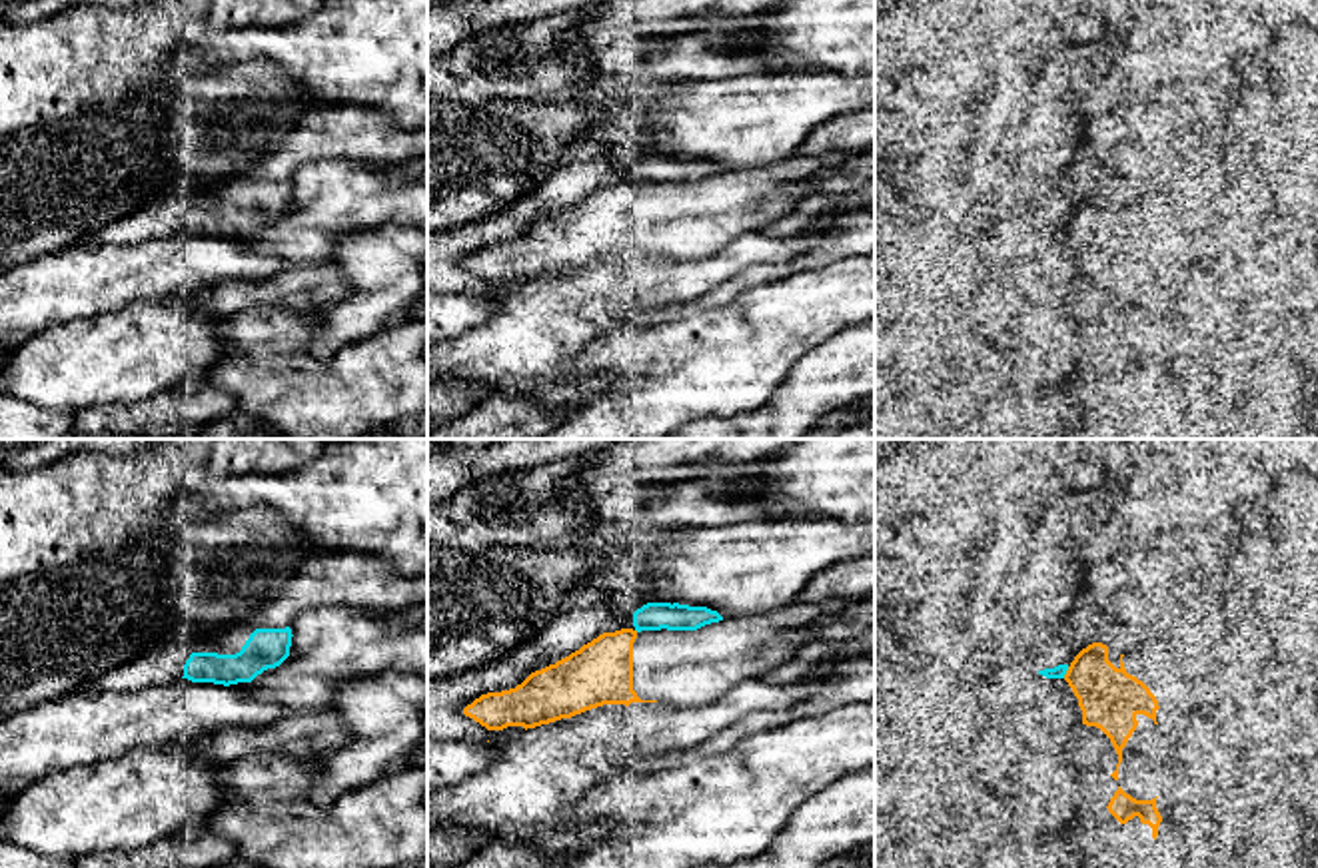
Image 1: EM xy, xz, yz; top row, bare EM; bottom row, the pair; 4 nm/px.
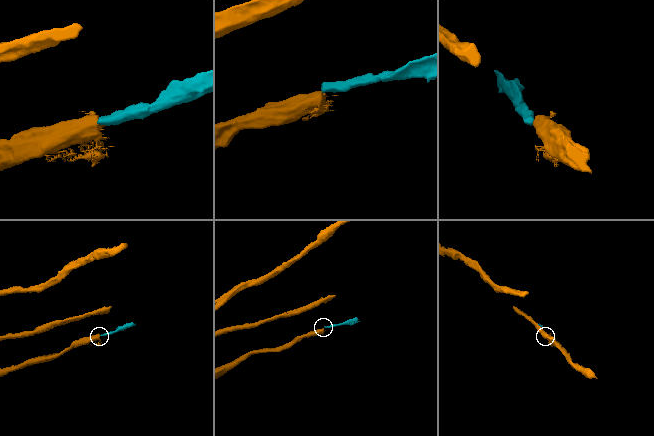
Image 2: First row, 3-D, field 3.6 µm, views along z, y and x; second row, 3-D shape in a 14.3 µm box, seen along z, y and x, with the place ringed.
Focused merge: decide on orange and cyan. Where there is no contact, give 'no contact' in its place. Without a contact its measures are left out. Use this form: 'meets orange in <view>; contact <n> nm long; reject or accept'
meets orange in yz; contact 50 nm long; reject

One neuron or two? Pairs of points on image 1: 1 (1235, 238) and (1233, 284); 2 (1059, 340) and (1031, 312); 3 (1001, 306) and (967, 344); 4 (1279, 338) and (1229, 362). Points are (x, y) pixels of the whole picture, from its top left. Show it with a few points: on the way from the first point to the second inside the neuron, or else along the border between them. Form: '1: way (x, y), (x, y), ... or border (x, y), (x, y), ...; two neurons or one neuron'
1: border (1211, 234), (1245, 266), (1253, 290); two neurons
2: way (1053, 334), (1037, 318); one neuron
3: border (963, 306), (969, 326), (1009, 364); two neurons
4: border (1283, 352), (1297, 364); two neurons

